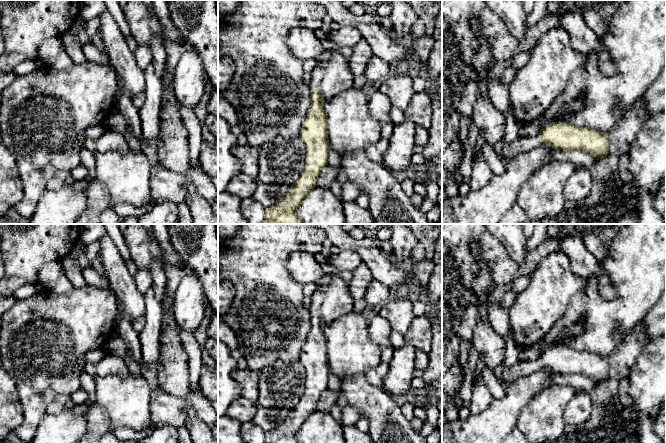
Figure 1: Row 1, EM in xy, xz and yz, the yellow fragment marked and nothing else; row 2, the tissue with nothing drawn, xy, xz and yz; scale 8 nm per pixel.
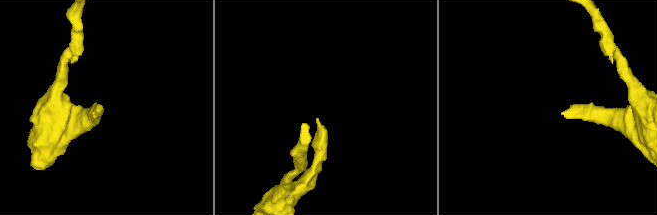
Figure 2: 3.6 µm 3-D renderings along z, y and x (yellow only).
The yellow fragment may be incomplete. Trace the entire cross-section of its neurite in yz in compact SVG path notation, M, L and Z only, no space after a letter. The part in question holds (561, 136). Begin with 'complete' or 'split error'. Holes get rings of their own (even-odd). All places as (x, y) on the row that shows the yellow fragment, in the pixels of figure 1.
split error; M552 122L540 130L535 137L518 137L511 143L505 143L502 155L512 159L523 153L547 144L555 150L582 150L593 155L596 160L605 157L609 151L607 133L586 127L576 127L564 122Z

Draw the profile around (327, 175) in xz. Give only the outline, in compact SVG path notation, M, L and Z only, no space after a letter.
M329 165L322 168L317 178L316 187L329 189L331 184L336 180L338 172Z

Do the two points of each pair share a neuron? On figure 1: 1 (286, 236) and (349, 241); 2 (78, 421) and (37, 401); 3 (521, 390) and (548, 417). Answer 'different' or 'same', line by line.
1: different
2: different
3: different

